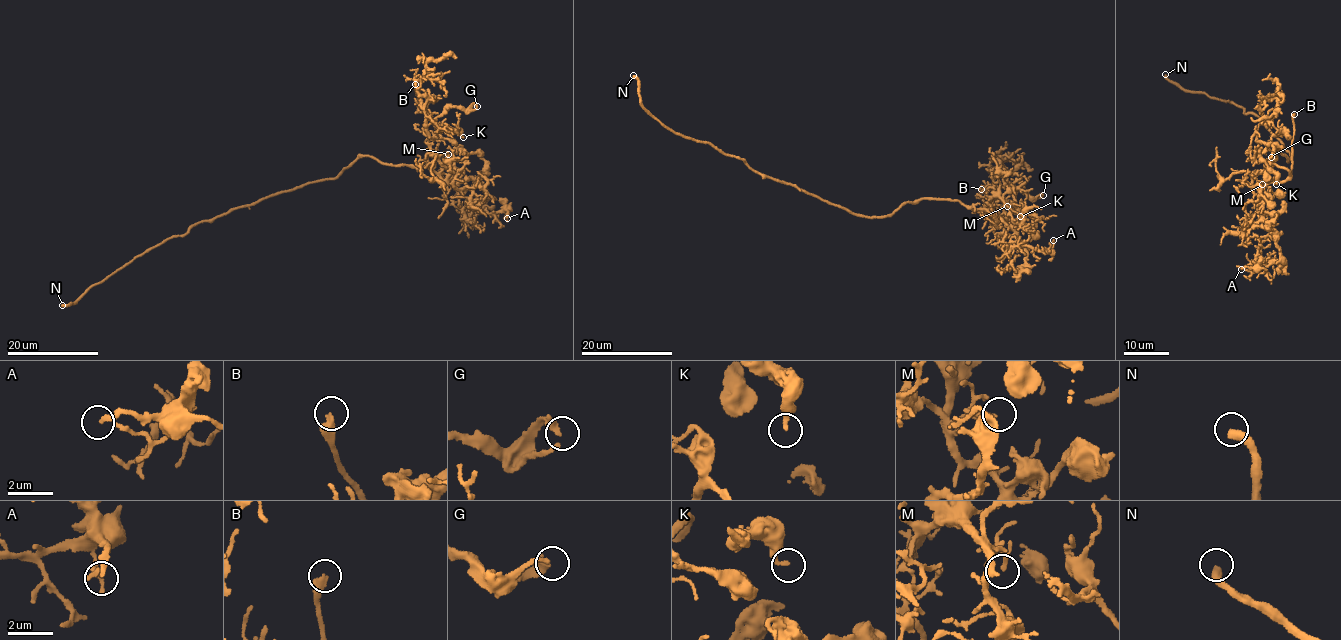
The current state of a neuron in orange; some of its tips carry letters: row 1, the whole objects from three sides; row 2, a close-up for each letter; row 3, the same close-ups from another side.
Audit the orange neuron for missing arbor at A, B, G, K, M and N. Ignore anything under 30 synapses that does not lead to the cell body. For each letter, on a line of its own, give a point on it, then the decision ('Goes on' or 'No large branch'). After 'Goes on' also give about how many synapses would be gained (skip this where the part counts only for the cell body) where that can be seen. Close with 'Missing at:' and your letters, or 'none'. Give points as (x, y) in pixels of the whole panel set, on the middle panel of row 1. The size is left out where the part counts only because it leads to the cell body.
A: Place: (1053, 240). No large branch
B: Place: (981, 189). Goes on. Roughly 100 synapses
G: Place: (1043, 195). No large branch
K: Place: (1020, 216). No large branch
M: Place: (1007, 206). No large branch
N: Place: (633, 75). Goes on
Missing at: B, N

